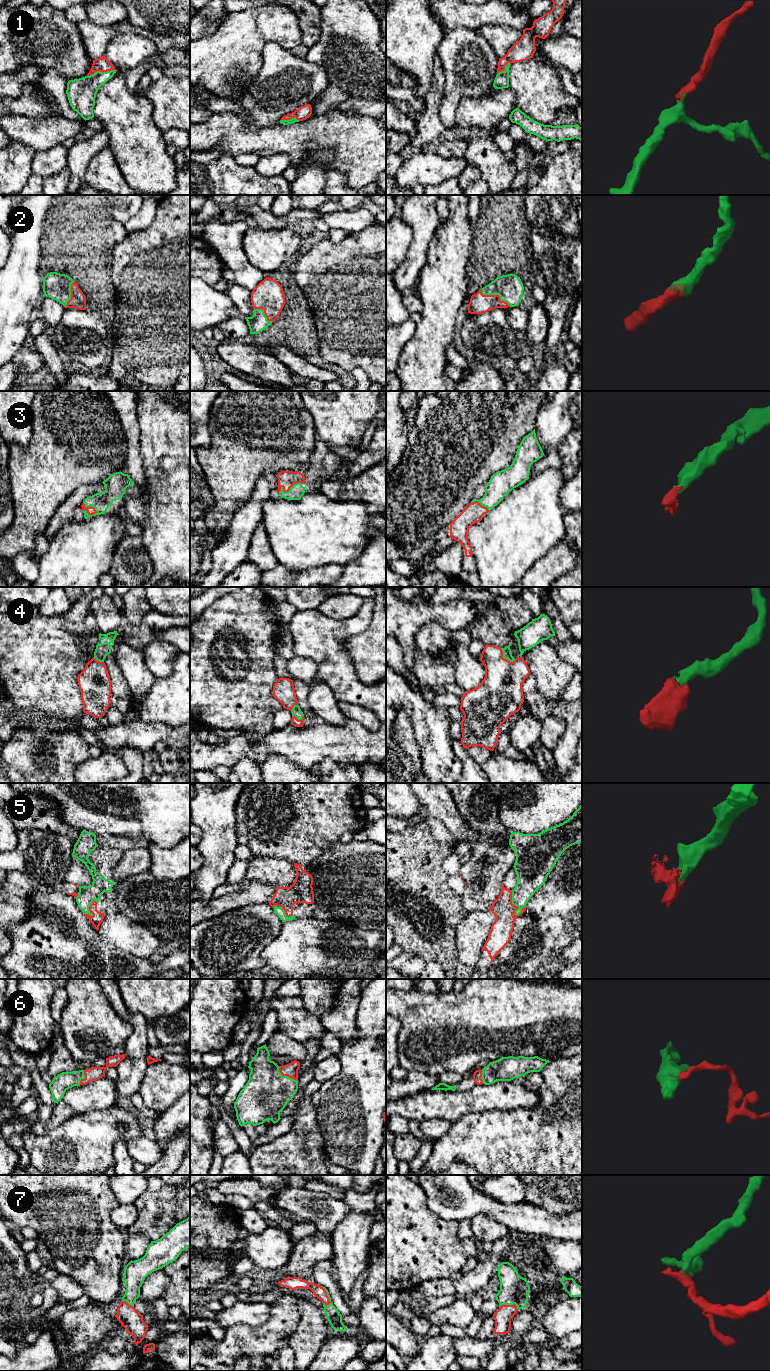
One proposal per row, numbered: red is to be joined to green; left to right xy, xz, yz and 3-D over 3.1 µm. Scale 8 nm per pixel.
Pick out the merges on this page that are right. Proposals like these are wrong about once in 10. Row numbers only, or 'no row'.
1, 2, 3, 4, 5, 6, 7

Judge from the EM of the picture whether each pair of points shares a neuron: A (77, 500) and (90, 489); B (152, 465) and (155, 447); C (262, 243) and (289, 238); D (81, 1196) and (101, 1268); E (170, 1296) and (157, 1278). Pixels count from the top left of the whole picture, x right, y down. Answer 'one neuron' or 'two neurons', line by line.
A: one neuron
B: one neuron
C: one neuron
D: one neuron
E: two neurons

